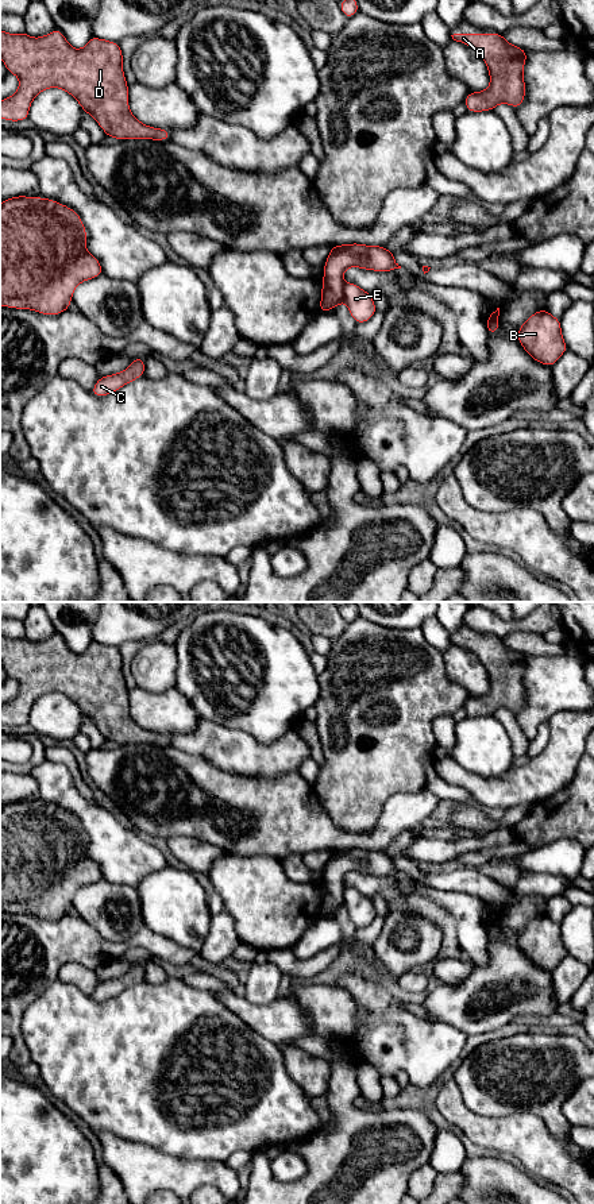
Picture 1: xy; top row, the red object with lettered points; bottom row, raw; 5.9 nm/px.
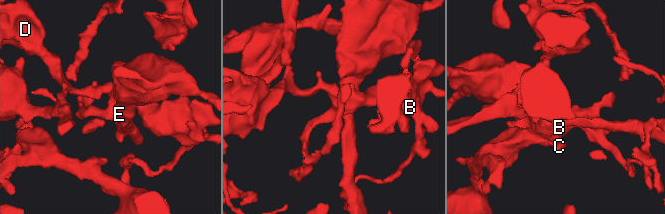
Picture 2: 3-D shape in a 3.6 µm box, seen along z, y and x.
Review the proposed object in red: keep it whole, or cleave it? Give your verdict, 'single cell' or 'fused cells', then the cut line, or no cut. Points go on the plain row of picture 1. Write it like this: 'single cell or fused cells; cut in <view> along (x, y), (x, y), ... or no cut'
fused cells; cut in xy along (344, 888), (342, 905)

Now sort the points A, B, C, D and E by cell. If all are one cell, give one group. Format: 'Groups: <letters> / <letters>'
Groups: A B C D / E

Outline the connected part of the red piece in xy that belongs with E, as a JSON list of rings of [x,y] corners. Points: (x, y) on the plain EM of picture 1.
[[[347,887],[343,892],[343,907],[356,929],[369,926],[377,916],[373,902],[358,890]]]

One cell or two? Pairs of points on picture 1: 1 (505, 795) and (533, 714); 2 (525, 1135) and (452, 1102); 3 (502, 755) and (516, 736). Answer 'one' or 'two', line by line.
1: two
2: one
3: two

